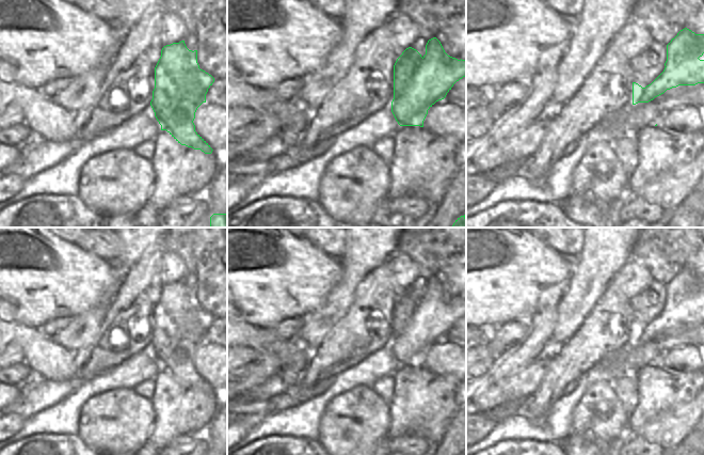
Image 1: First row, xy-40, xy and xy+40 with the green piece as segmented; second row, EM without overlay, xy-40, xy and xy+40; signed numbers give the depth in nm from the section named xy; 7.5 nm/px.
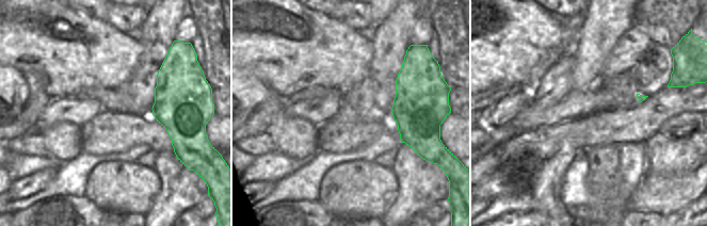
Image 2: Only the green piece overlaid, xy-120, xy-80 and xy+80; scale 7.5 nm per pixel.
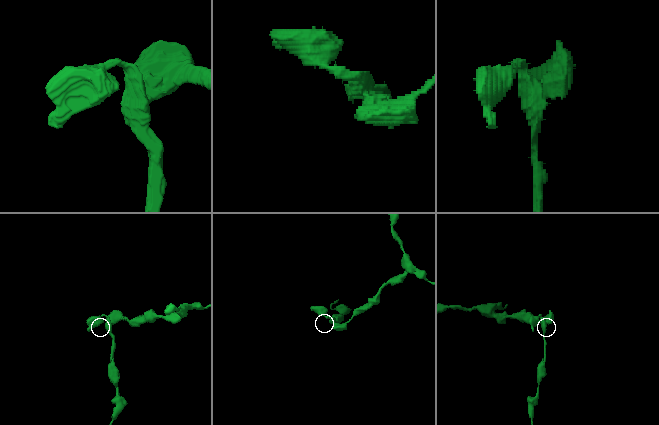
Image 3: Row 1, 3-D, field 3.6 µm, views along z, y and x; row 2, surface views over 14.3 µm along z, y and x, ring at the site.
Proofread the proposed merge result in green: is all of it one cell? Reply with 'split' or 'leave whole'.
split

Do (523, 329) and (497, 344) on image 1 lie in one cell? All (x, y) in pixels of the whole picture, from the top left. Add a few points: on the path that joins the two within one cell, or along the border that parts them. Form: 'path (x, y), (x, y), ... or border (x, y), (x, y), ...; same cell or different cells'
path (516, 331), (504, 339); same cell

